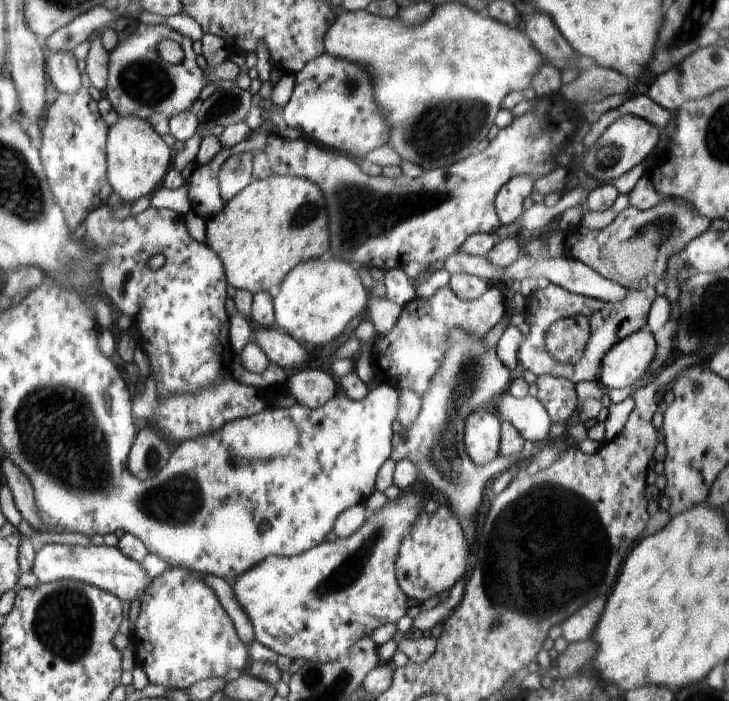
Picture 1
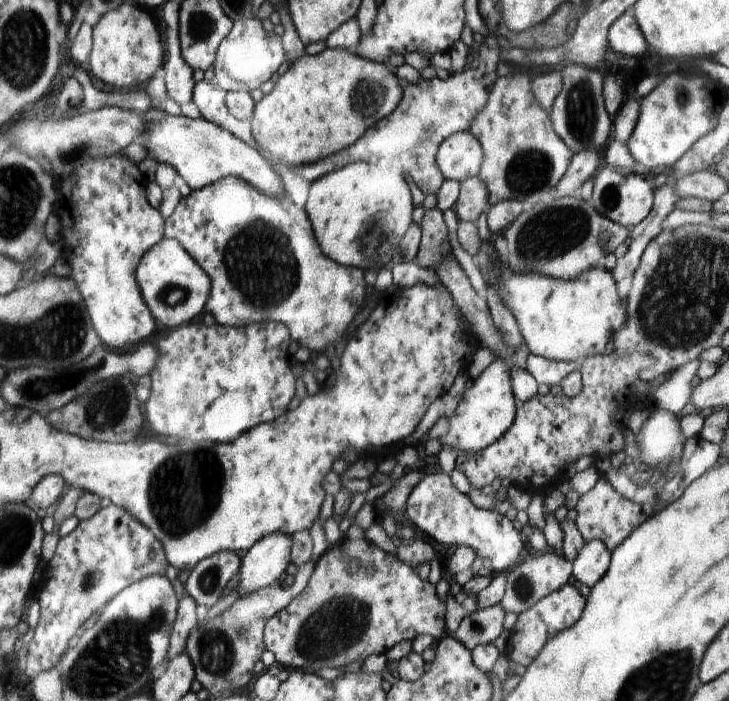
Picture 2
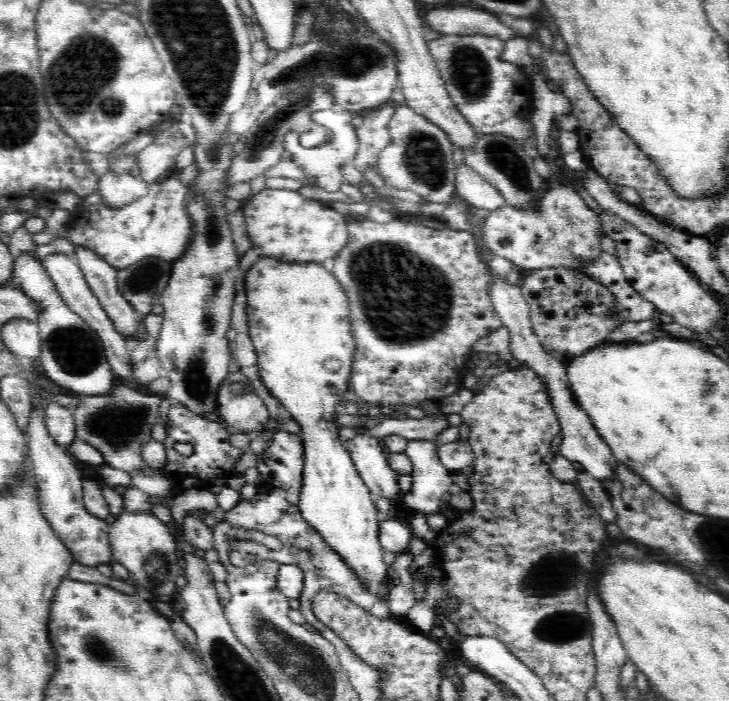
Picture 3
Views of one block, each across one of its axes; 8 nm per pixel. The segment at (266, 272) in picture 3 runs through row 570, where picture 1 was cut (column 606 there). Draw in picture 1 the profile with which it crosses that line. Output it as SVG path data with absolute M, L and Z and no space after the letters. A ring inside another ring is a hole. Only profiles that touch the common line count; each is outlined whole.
M640 329L605 355L598 382L606 389L634 386L651 370L656 356L654 336L651 331Z

